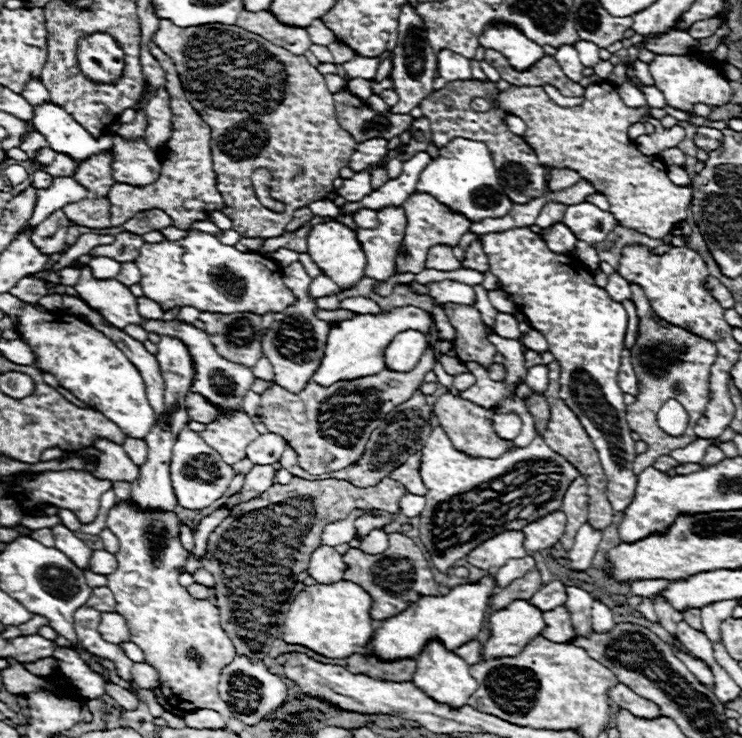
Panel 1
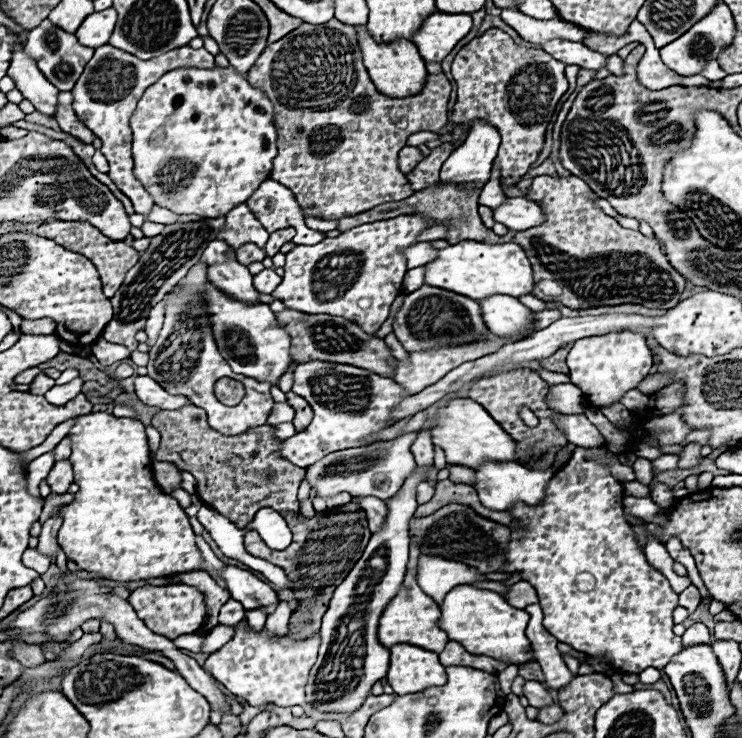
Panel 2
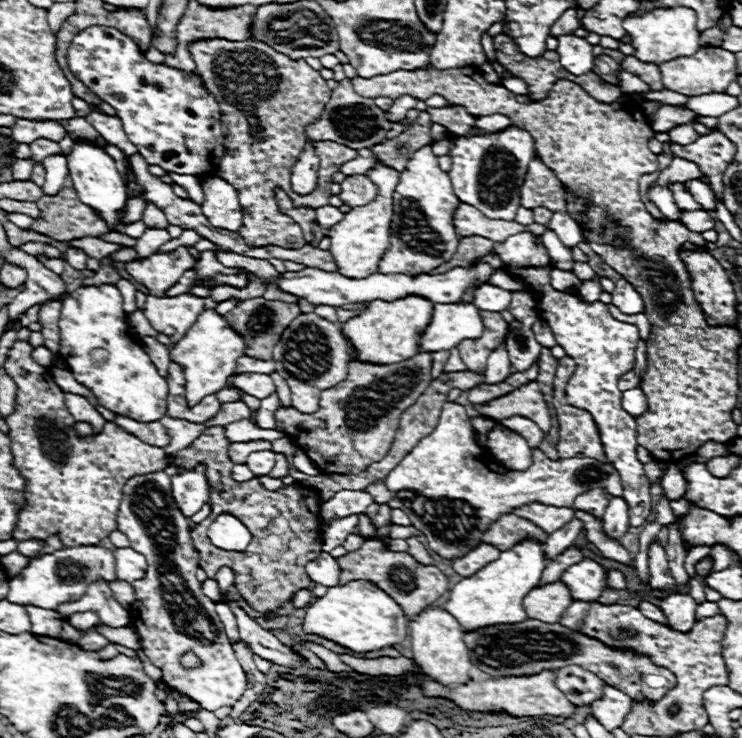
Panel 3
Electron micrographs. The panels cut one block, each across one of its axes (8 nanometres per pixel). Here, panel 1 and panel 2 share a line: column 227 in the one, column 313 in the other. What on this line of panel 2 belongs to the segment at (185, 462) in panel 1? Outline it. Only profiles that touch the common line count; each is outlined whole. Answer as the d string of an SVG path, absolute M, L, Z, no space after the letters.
M408 432L396 440L376 442L370 446L326 454L318 462L306 466L306 482L316 492L316 496L322 496L322 498L328 498L340 492L350 492L350 494L366 494L366 496L388 500L400 490L404 478L408 478L416 466L414 456L410 452L410 444L416 440L416 436L418 436L416 432Z

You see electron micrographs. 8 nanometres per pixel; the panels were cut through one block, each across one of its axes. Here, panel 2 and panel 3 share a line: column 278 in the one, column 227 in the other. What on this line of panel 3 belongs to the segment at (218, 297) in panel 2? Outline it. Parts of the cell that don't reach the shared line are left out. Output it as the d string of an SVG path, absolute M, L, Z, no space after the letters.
M204 310L200 318L192 324L184 338L170 344L170 358L178 362L186 374L186 402L196 406L204 396L216 394L226 386L226 380L234 376L236 358L244 356L244 340L236 334L220 314L214 310Z

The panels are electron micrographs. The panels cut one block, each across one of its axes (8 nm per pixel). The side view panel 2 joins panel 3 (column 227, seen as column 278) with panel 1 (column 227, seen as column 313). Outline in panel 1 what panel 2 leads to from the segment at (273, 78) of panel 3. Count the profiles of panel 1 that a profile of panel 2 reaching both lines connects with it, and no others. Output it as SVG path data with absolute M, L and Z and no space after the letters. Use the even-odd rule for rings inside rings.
M162 20L154 42L174 60L188 102L212 128L216 188L226 204L224 214L232 220L232 228L242 234L242 238L276 238L286 232L286 224L292 220L294 210L334 192L332 180L338 178L340 168L348 166L358 142L340 128L334 94L326 88L324 76L310 66L304 56L296 56L234 24L178 28L170 20ZM256 168L268 168L272 172L272 196L278 198L278 202L284 202L284 214L276 214L258 202L250 180Z

